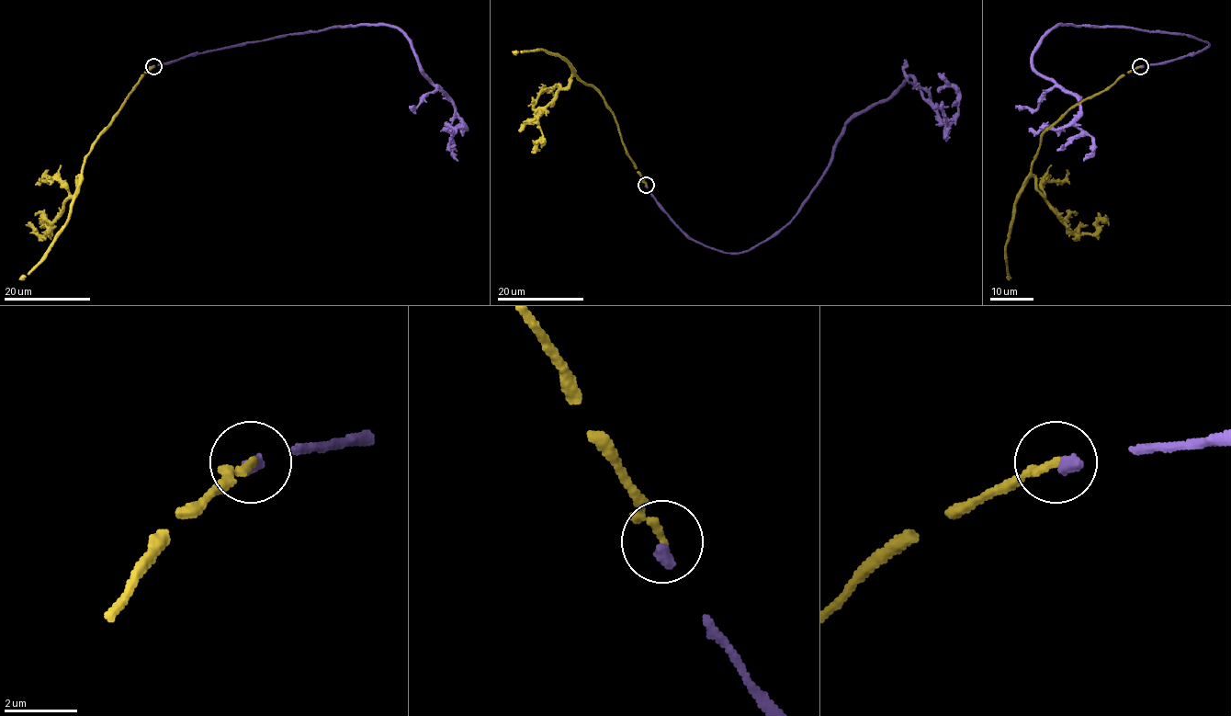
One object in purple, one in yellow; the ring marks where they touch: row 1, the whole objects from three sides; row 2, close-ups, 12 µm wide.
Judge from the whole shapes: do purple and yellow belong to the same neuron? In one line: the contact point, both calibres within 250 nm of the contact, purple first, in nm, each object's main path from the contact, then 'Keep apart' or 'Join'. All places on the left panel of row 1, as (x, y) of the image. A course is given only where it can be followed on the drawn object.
Place: (153, 66). Thickness 320 nm (purple) against 200 nm. Course of purple: (153, 66), (334, 27), (395, 26), (409, 41), (418, 66), (449, 98), (464, 124), (453, 131), (445, 129). Course of yellow: (153, 66), (142, 74), (85, 159), (67, 223), (46, 256), (26, 277), (19, 278). Join

